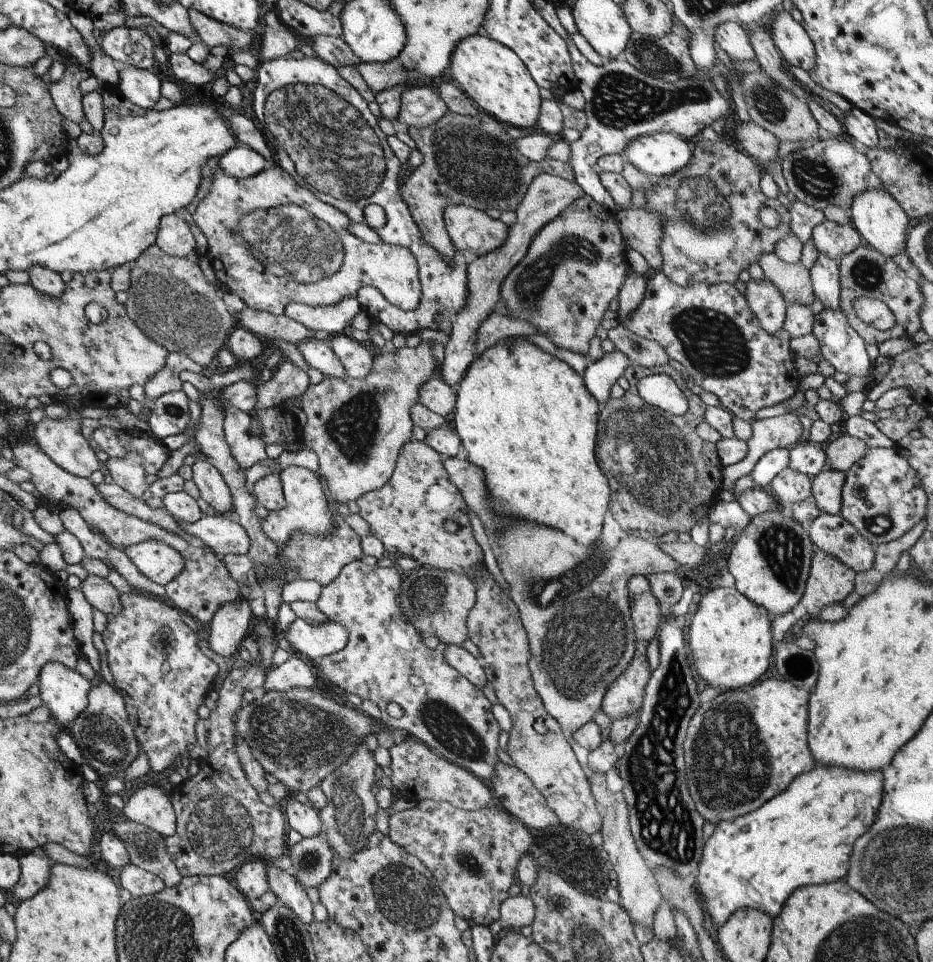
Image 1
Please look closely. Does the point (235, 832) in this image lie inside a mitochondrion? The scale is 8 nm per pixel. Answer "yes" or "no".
yes

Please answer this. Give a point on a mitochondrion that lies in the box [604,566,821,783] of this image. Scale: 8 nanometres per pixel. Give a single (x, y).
(797, 666)

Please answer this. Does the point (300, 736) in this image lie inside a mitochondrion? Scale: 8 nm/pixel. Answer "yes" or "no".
yes

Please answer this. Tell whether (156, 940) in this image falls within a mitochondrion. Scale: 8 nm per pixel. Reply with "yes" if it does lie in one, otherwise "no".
yes

